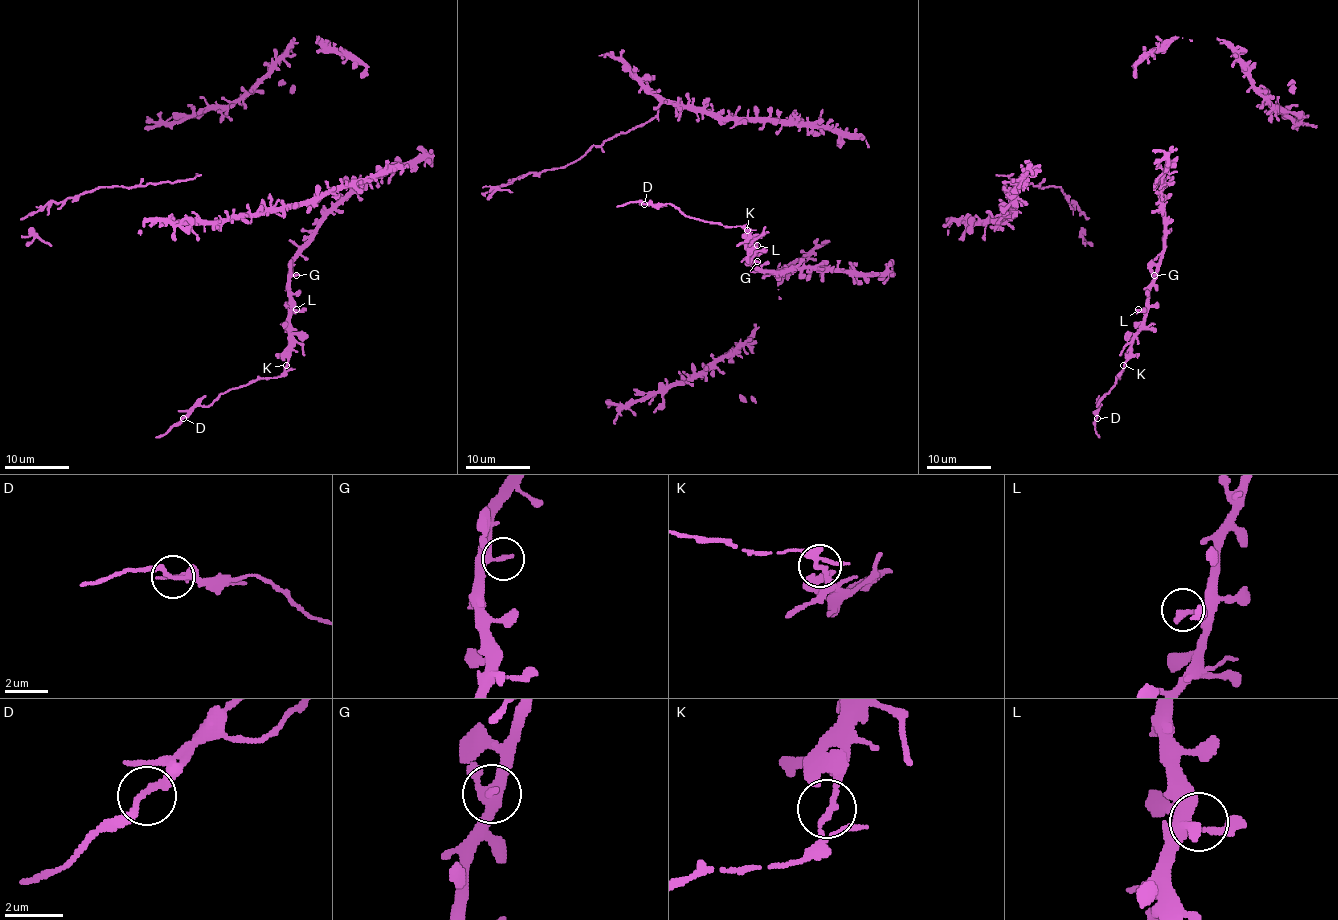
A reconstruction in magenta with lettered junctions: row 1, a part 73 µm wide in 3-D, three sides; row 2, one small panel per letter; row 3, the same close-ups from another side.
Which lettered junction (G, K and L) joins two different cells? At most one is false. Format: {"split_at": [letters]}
{"split_at": ["K"]}

